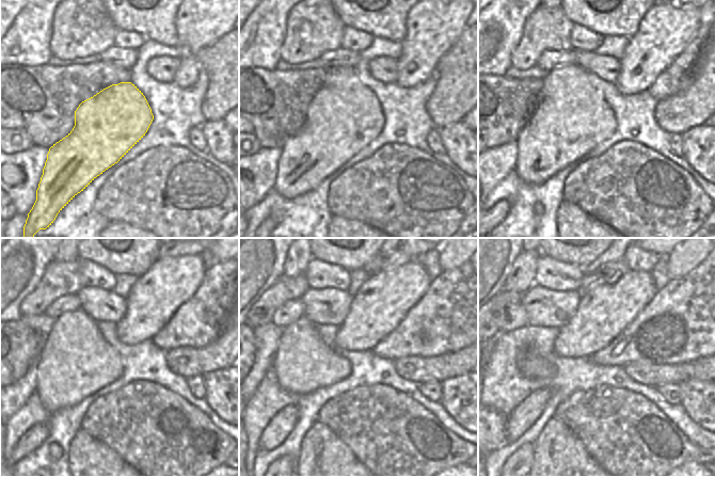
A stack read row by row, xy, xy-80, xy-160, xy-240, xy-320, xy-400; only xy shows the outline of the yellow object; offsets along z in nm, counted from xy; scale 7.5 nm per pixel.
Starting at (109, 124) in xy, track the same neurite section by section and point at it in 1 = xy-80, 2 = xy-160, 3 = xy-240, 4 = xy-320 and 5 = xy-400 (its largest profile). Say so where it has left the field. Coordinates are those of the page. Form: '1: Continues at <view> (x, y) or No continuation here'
1: Continues at xy-80 (345, 115)
2: Continues at xy-160 (571, 118)
3: Continues at xy-240 (76, 361)
4: Continues at xy-320 (303, 363)
5: Continues at xy-400 (531, 365)

